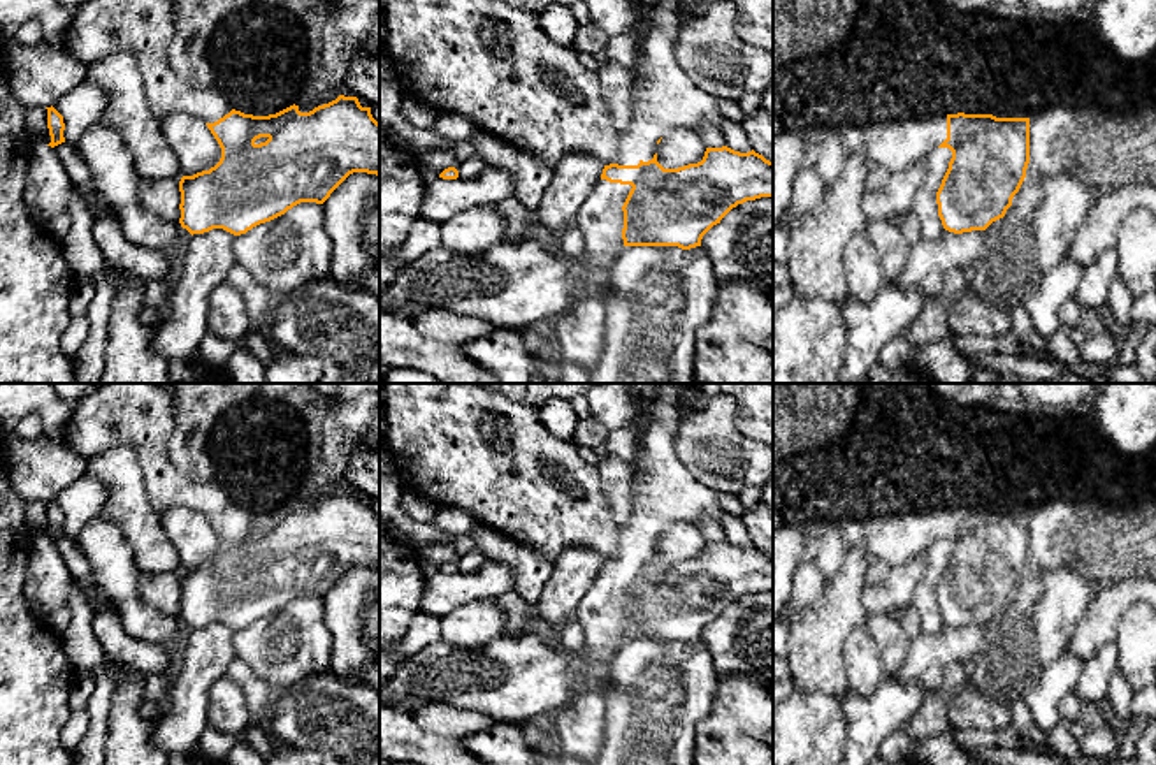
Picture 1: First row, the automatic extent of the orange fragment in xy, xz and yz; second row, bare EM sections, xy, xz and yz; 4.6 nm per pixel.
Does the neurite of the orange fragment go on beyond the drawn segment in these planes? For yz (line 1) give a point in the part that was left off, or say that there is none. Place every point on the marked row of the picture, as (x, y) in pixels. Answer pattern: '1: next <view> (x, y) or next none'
1: next none

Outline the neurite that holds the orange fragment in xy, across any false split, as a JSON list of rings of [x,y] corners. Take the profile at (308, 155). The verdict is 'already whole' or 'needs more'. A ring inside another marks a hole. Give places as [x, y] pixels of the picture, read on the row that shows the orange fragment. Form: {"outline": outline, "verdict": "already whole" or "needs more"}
{"outline": [[[339,95],[309,113],[300,113],[295,104],[269,116],[232,109],[206,125],[221,148],[221,158],[209,171],[179,181],[179,223],[191,236],[213,229],[241,236],[300,202],[323,204],[353,172],[379,176],[379,123],[357,97]]], "verdict": "already whole"}

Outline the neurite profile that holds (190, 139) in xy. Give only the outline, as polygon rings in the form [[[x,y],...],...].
[[[174,113],[160,121],[160,128],[179,160],[183,176],[209,171],[220,162],[221,148],[204,120],[186,113]]]

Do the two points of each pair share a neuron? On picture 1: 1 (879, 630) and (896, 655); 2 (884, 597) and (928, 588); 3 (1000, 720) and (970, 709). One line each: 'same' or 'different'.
1: same
2: different
3: same

